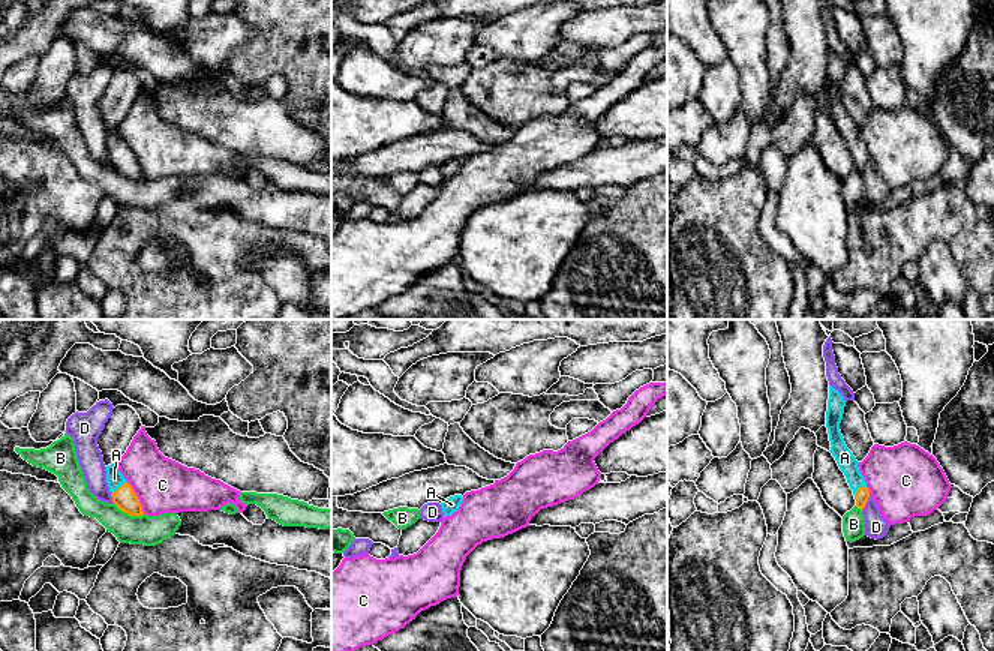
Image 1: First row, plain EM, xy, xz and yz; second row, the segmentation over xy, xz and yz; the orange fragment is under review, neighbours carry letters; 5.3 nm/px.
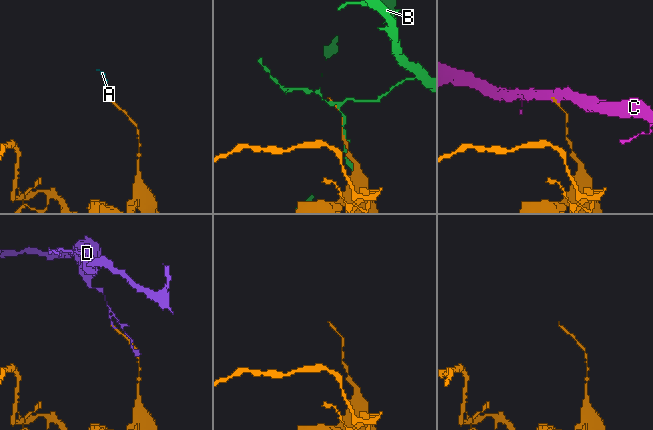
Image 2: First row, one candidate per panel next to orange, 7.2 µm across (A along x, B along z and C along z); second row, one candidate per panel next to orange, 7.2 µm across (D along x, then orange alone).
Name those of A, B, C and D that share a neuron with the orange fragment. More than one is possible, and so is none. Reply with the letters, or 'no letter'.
A

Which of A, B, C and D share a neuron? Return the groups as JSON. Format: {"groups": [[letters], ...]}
{"groups": [["A"], ["B"], ["C"], ["D"]]}

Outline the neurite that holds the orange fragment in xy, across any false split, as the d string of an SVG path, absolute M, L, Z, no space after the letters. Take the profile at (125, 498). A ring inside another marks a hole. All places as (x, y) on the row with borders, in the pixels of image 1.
M117 462L106 466L106 483L112 496L112 502L121 512L130 516L142 516L142 506L132 486L118 471Z

